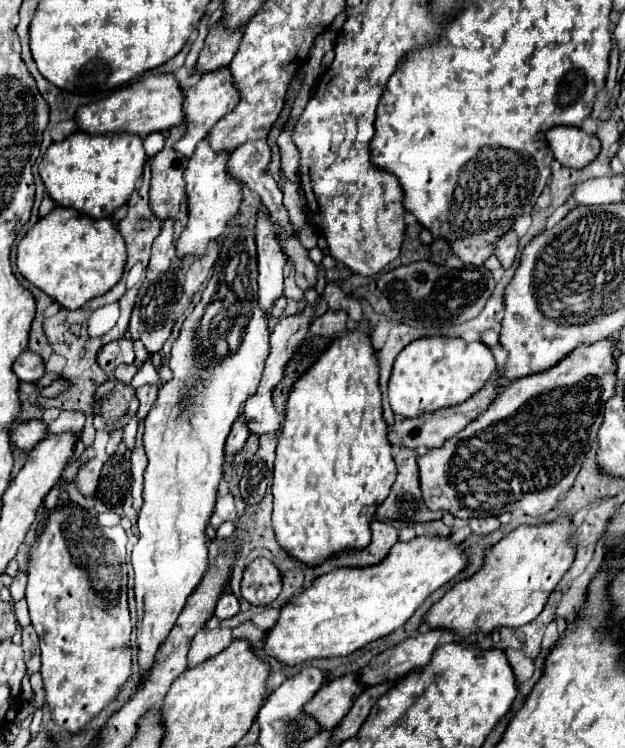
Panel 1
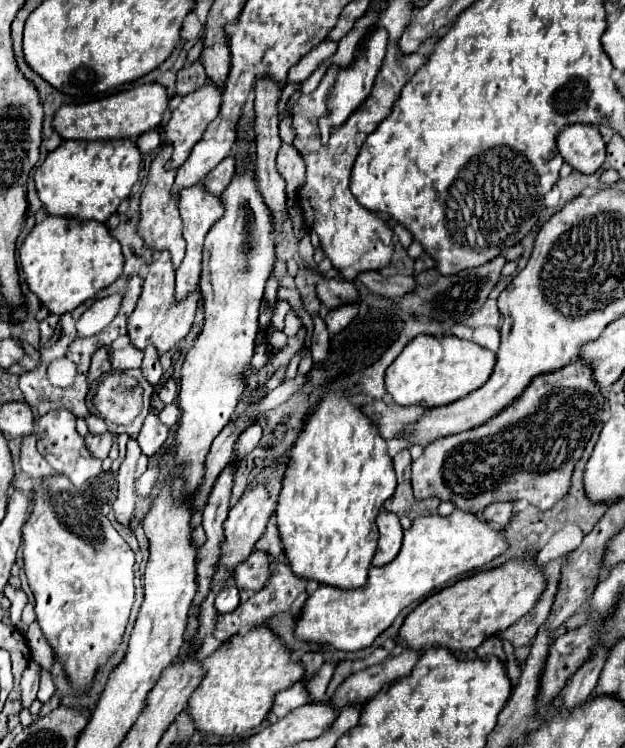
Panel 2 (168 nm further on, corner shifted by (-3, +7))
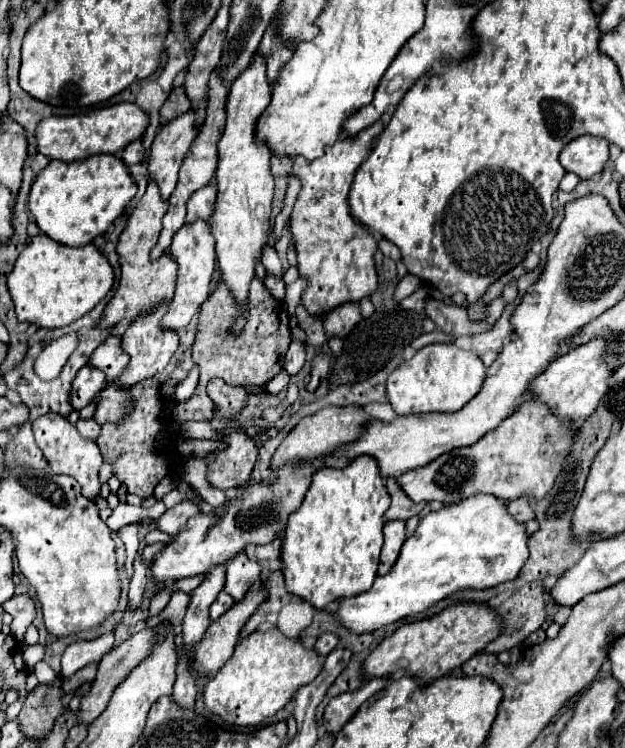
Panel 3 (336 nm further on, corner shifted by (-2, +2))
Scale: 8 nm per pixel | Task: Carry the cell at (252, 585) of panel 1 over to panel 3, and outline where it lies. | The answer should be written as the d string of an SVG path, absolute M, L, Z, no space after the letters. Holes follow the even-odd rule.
M237 553L225 565L227 565L225 591L235 601L241 601L251 587L259 585L259 581L261 581L261 565L257 561L251 561L245 553Z

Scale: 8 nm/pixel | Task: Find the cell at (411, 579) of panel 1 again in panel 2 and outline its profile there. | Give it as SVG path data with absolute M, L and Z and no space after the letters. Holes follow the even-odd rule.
M458 508L450 516L420 514L412 520L412 528L404 532L404 544L398 556L382 568L372 566L368 582L362 588L346 592L324 584L318 586L304 604L296 634L302 640L332 644L338 650L362 650L370 646L406 606L440 590L448 580L482 568L504 554L506 548L508 540L504 532L492 528L478 514Z

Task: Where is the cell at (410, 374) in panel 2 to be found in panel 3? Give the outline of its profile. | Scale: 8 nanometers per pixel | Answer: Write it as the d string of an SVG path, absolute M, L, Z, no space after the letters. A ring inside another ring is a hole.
M437 343L419 349L409 361L401 363L387 377L387 395L397 415L457 411L465 407L483 387L487 367L475 351L459 349L453 343Z

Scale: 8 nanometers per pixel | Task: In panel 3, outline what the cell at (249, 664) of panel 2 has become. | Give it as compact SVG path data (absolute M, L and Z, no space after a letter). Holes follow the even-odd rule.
M277 627L253 631L237 643L233 657L205 683L205 709L229 725L255 727L281 711L291 701L297 687L313 681L321 671L321 665L323 663L313 649L305 649L299 639L285 637Z

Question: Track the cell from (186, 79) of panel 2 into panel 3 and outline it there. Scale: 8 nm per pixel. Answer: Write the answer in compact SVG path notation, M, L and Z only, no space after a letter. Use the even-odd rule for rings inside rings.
M177 87L177 89L173 89L173 91L169 93L167 101L163 103L163 107L161 107L161 117L167 119L167 121L171 121L171 119L179 117L181 113L185 113L185 111L189 111L189 109L191 109L191 99L185 97L185 87Z

